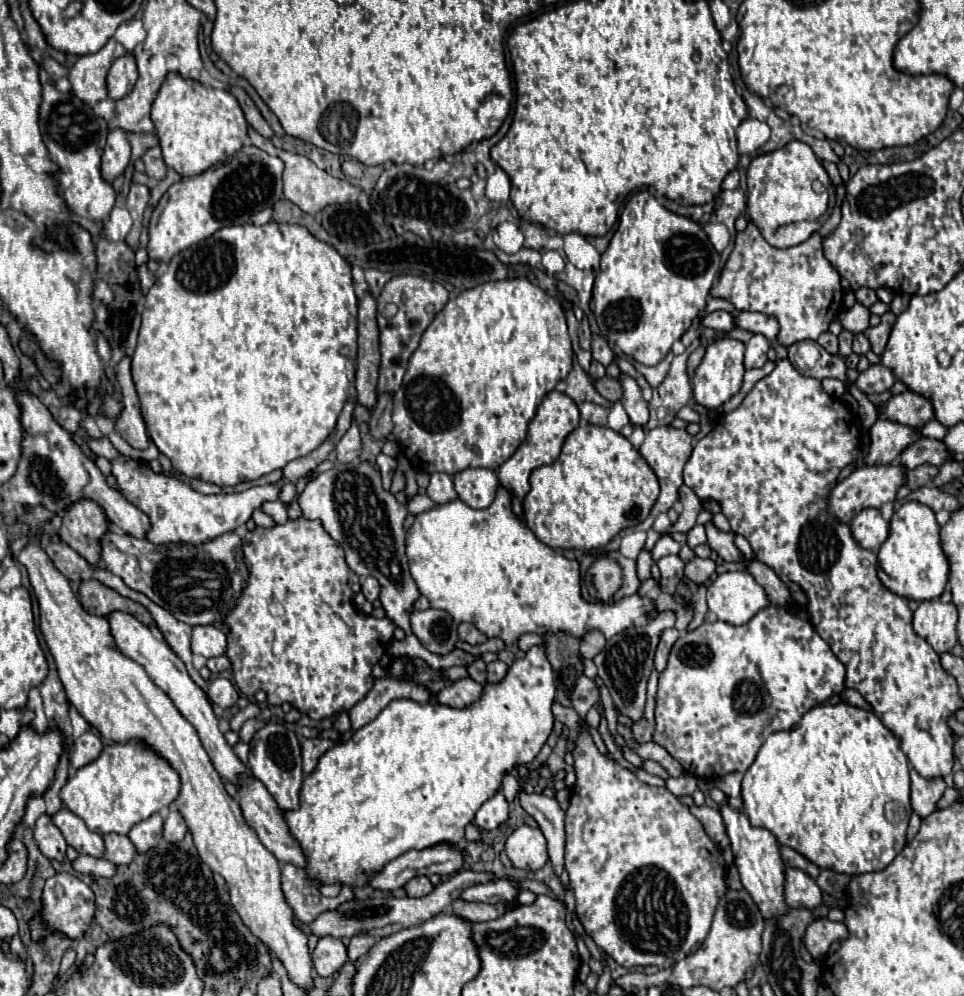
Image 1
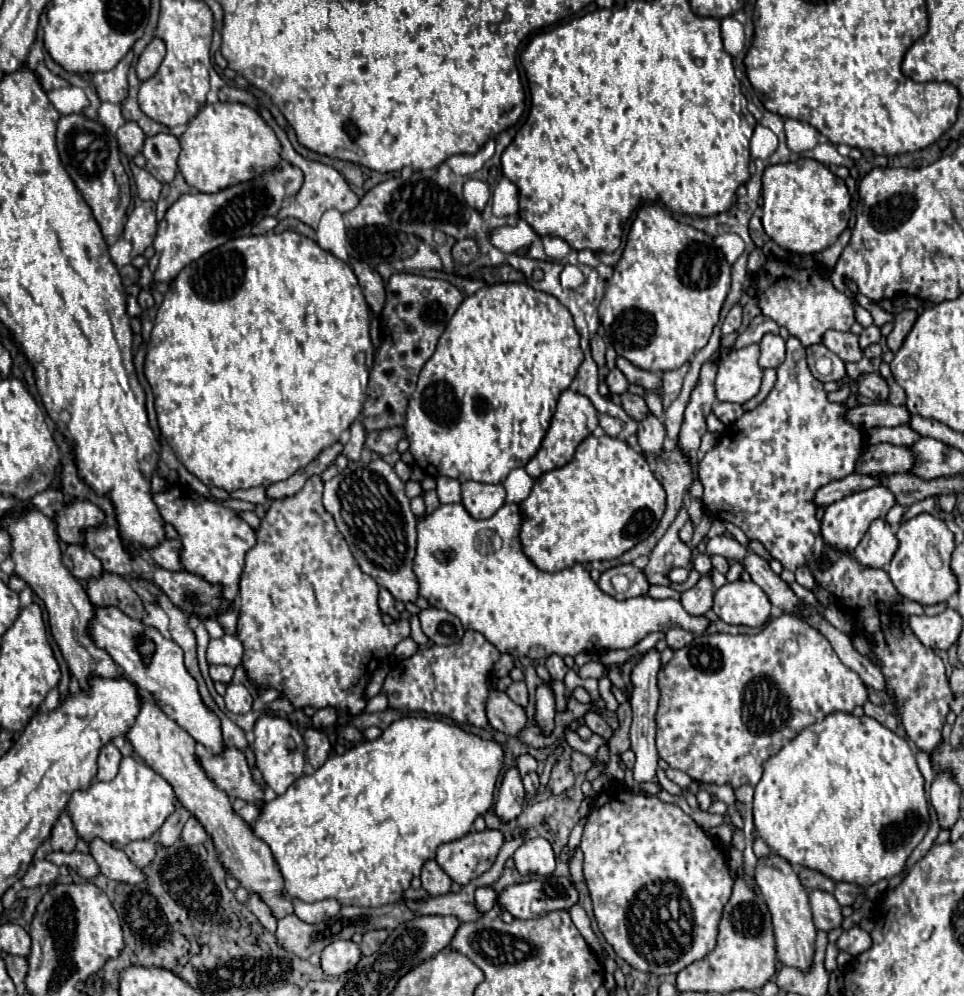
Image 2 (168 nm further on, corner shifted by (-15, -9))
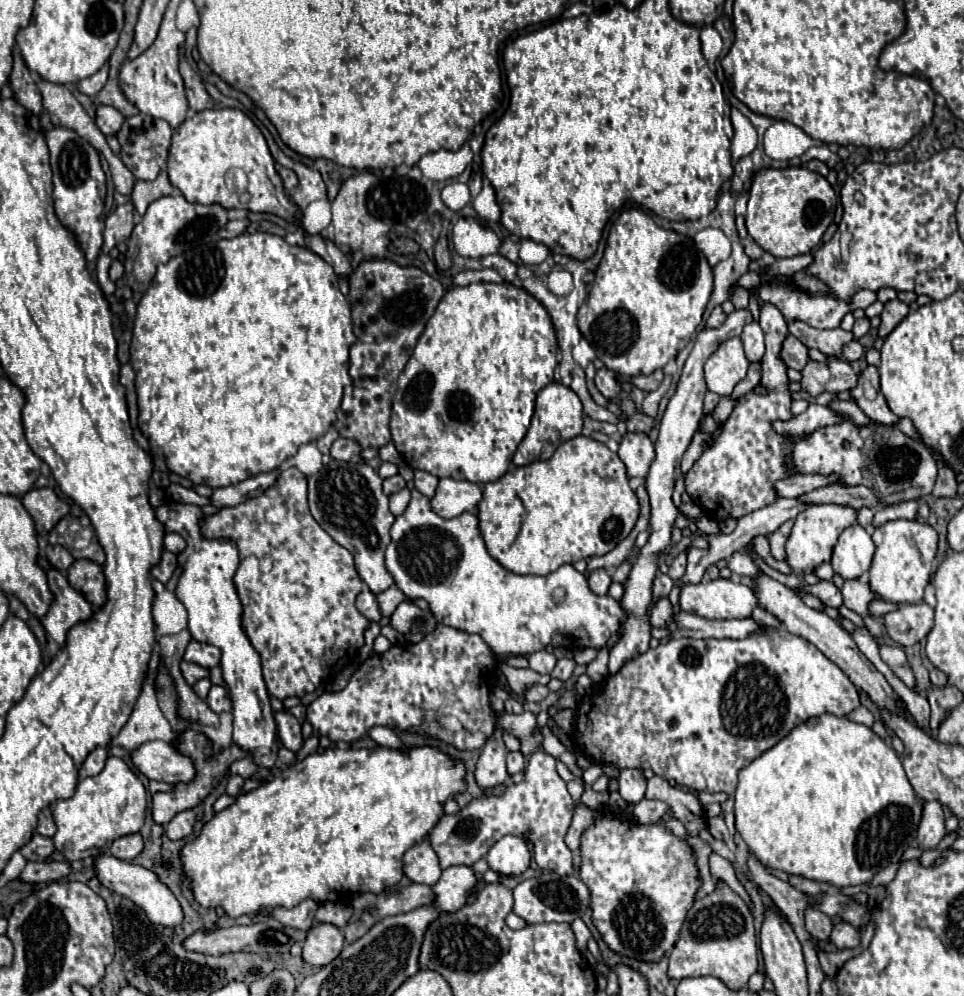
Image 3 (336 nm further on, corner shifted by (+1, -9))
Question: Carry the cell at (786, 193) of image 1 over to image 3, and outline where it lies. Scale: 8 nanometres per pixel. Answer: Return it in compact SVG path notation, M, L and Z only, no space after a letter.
M804 167L762 169L756 173L748 195L745 225L750 237L774 257L796 257L812 253L824 231L834 221L838 197L832 185L820 175Z

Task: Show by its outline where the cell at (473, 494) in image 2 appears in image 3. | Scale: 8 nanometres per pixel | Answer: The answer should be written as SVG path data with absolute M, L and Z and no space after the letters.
M440 479L434 497L430 499L432 511L444 519L452 519L460 513L474 511L476 503L480 501L482 487L470 481L456 481L456 479Z

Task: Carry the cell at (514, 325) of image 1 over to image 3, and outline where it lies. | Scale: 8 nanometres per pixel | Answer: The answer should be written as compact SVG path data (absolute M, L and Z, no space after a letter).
M470 283L446 291L398 377L390 421L398 453L412 469L422 469L436 477L466 479L482 485L500 479L530 427L536 393L554 381L556 351L552 319L526 289L512 283Z

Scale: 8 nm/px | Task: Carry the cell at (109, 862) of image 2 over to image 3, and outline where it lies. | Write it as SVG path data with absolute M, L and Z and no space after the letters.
M100 855L96 861L96 875L100 879L100 883L104 887L108 887L110 891L134 901L138 907L142 907L148 915L148 919L156 925L164 925L164 927L176 927L182 923L184 913L182 907L178 903L178 899L174 897L174 893L158 879L158 875L146 867L140 865L132 865L126 861L120 861L112 855Z

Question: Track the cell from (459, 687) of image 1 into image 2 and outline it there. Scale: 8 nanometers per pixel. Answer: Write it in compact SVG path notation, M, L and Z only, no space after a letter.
M490 691L486 701L486 717L490 727L504 735L518 735L526 725L524 709L502 691Z

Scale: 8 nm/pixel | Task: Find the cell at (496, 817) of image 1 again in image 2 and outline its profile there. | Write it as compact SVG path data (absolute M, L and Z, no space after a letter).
M510 769L504 779L502 785L498 789L498 797L496 797L496 805L494 805L494 813L502 823L508 823L512 819L516 819L522 813L522 805L524 805L524 787L522 787L522 777L518 775L518 769Z

